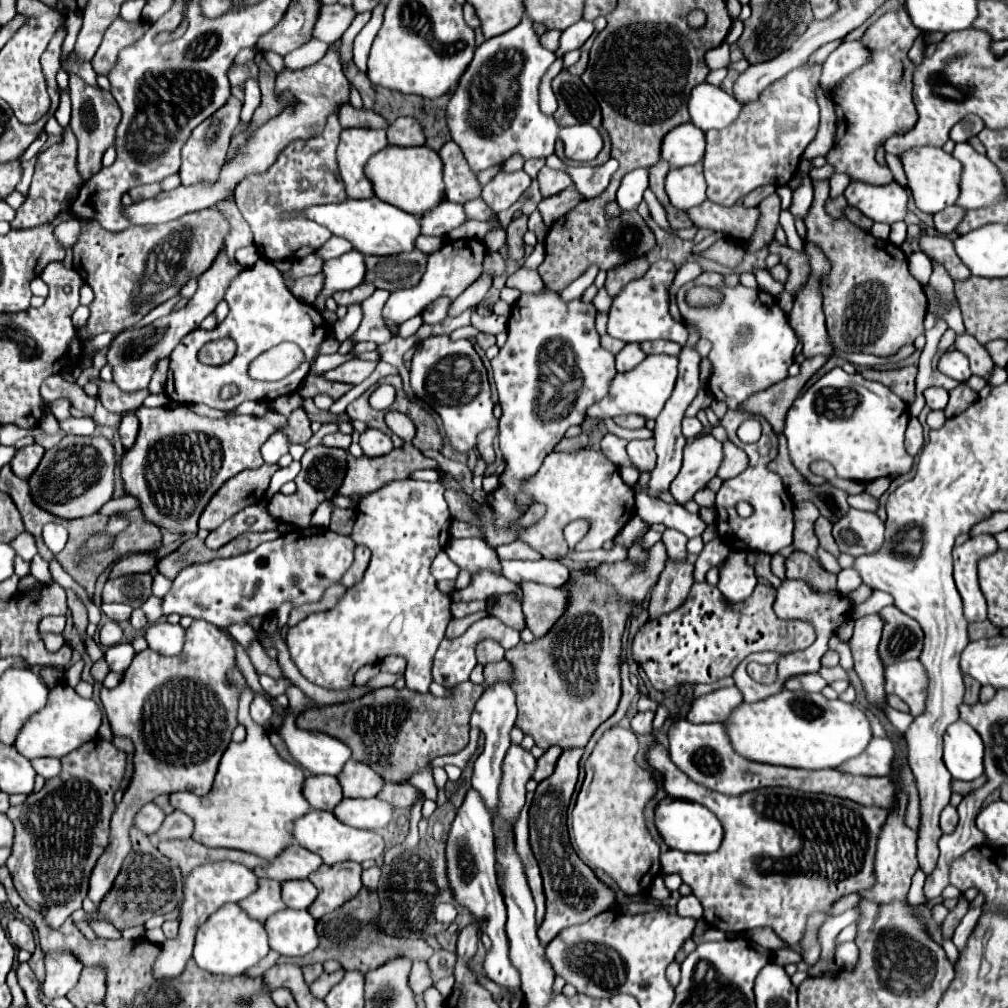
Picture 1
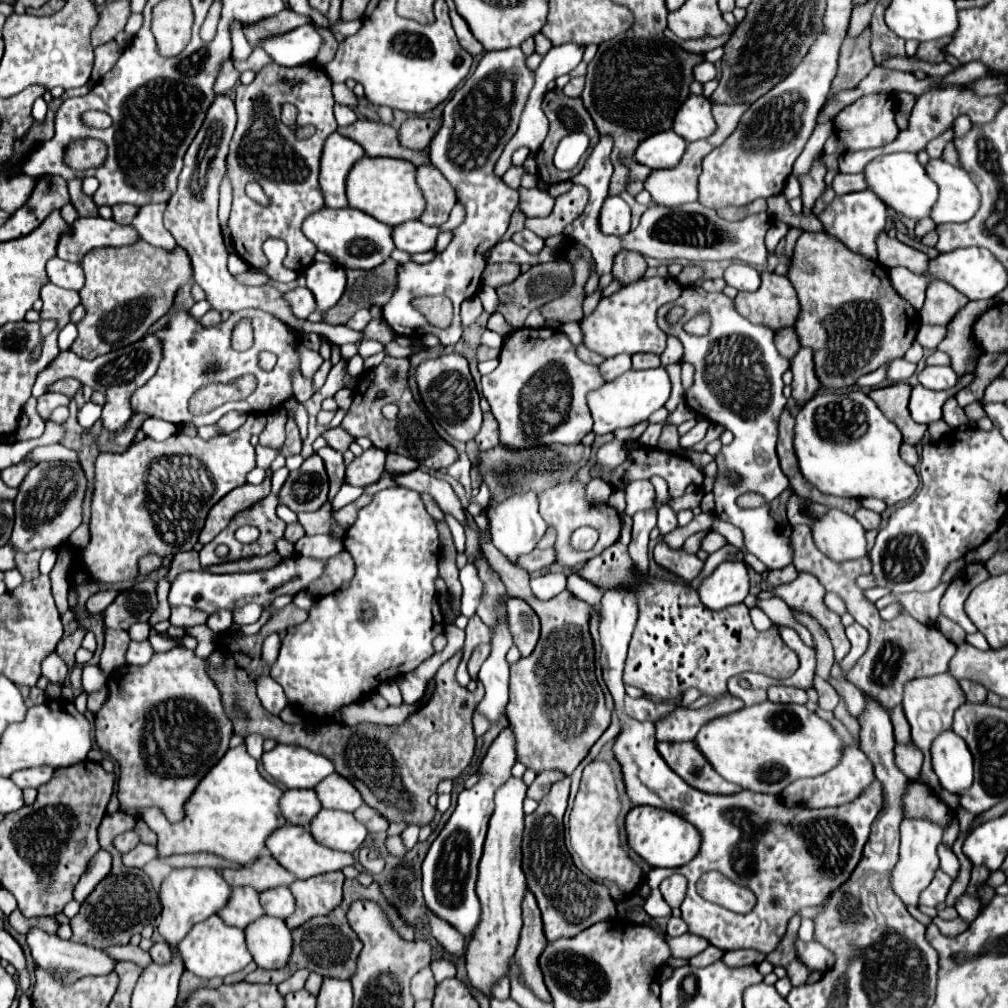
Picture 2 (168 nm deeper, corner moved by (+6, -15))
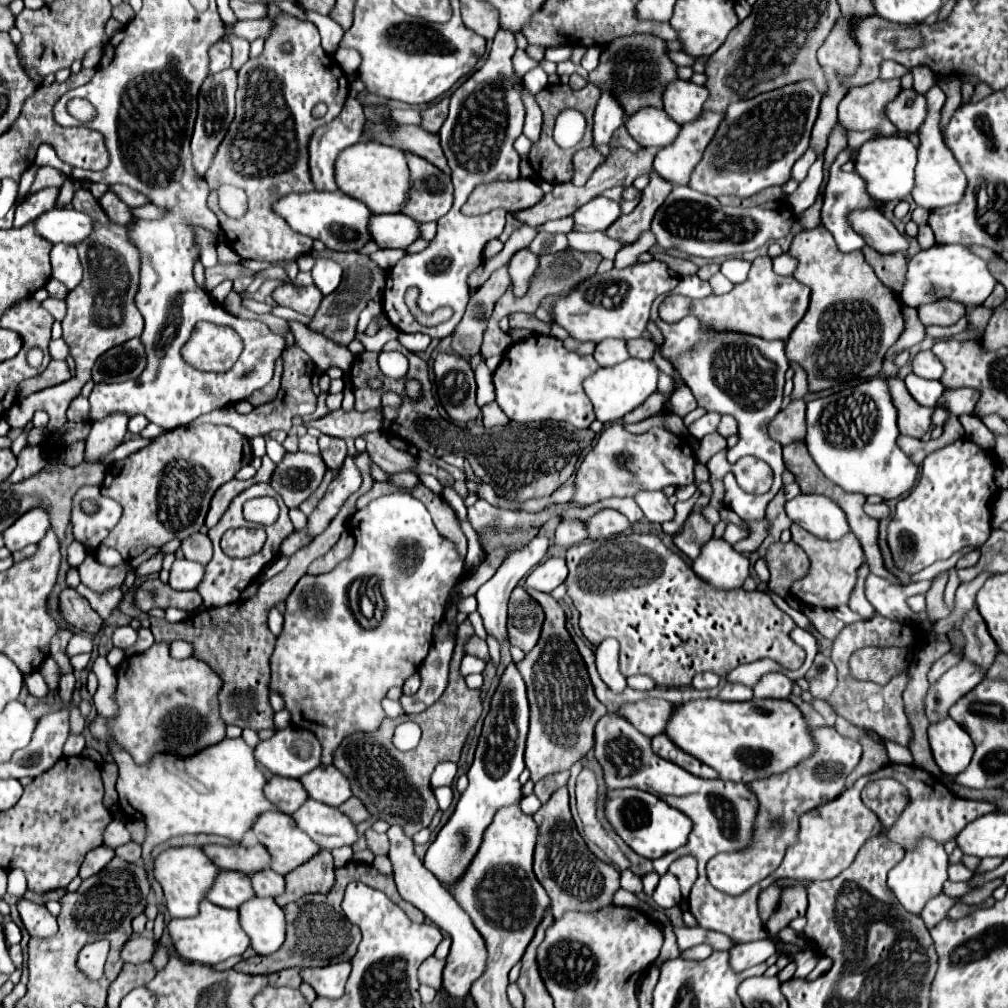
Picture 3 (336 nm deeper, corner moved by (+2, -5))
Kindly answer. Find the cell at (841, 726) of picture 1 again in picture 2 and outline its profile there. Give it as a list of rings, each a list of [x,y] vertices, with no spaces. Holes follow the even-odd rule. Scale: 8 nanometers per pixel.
[[[763,702],[705,724],[695,744],[711,766],[729,782],[745,790],[779,794],[799,778],[815,778],[829,772],[843,758],[843,740],[835,728],[801,704]]]

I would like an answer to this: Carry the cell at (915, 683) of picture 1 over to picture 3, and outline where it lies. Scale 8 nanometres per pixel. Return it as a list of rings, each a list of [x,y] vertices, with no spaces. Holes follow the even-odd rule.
[[[963,658],[959,662],[959,666],[949,668],[939,682],[935,682],[925,698],[925,712],[929,722],[939,722],[945,720],[949,714],[949,706],[955,704],[961,696],[965,696],[967,692],[971,692],[979,682],[985,680],[985,672],[979,670],[979,666],[975,666],[973,662],[967,662],[967,658]]]

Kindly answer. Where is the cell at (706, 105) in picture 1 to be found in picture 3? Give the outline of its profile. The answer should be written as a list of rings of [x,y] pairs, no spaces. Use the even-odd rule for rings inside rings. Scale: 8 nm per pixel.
[[[675,80],[663,92],[663,110],[677,124],[685,124],[695,120],[703,112],[703,104],[709,92],[705,86],[697,86],[693,82]]]

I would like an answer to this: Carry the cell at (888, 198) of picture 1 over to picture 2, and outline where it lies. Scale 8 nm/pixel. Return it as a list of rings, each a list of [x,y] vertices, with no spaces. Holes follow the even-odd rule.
[[[853,192],[845,196],[835,196],[835,200],[819,214],[819,220],[825,226],[825,232],[841,240],[849,250],[863,254],[871,260],[877,258],[877,238],[885,232],[887,226],[887,206],[871,192]]]

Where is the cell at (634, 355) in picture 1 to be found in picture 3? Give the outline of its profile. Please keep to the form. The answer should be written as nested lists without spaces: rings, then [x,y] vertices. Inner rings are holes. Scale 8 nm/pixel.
[[[605,338],[603,342],[599,342],[599,344],[595,346],[593,358],[597,360],[599,366],[615,366],[615,364],[623,362],[625,358],[629,358],[625,340],[615,340],[615,338],[611,340],[611,338]]]

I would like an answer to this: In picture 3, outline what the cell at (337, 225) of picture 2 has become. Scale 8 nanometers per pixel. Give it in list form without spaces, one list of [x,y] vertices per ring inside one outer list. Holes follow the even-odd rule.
[[[311,190],[307,194],[287,194],[283,196],[279,202],[275,202],[273,210],[299,234],[305,234],[313,240],[321,240],[327,248],[331,250],[339,250],[339,252],[353,252],[363,248],[371,236],[367,230],[367,222],[369,222],[369,208],[343,194],[341,190],[335,192],[317,192]]]

